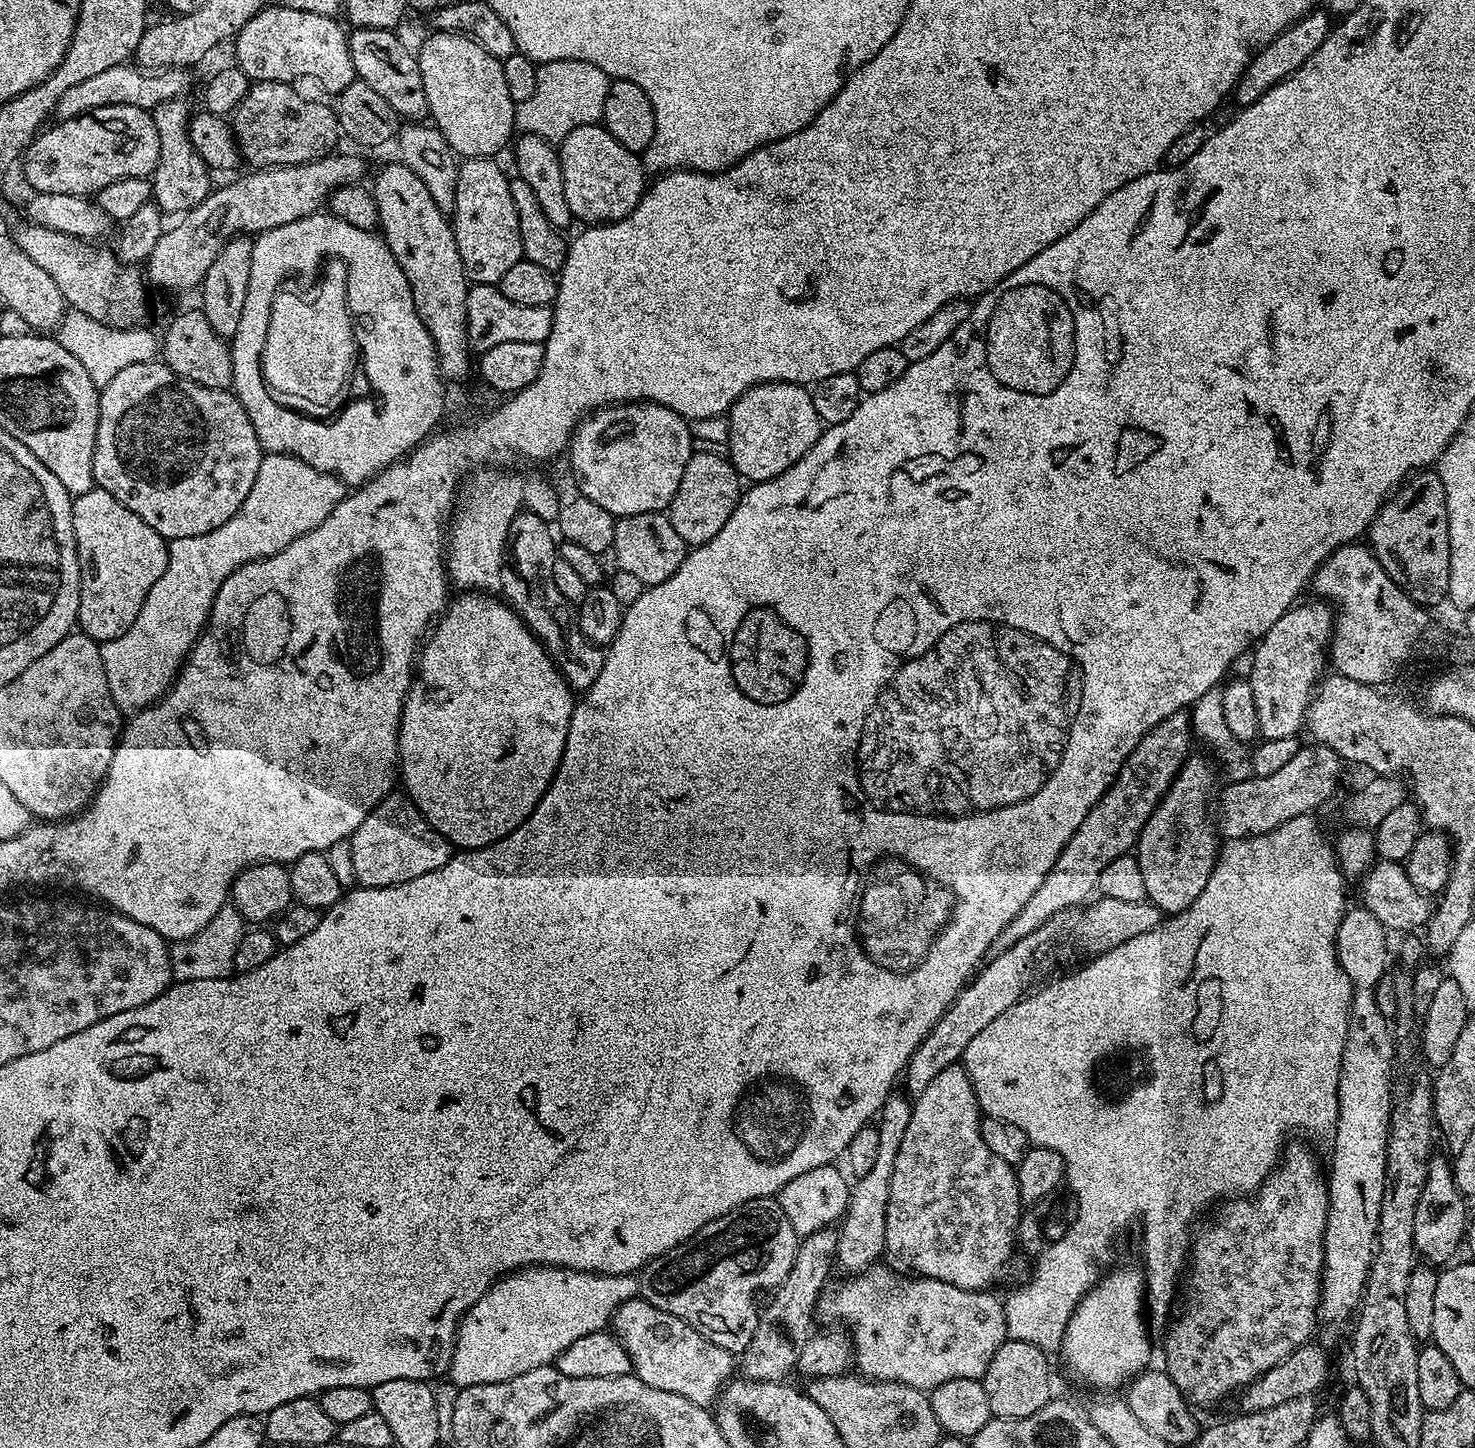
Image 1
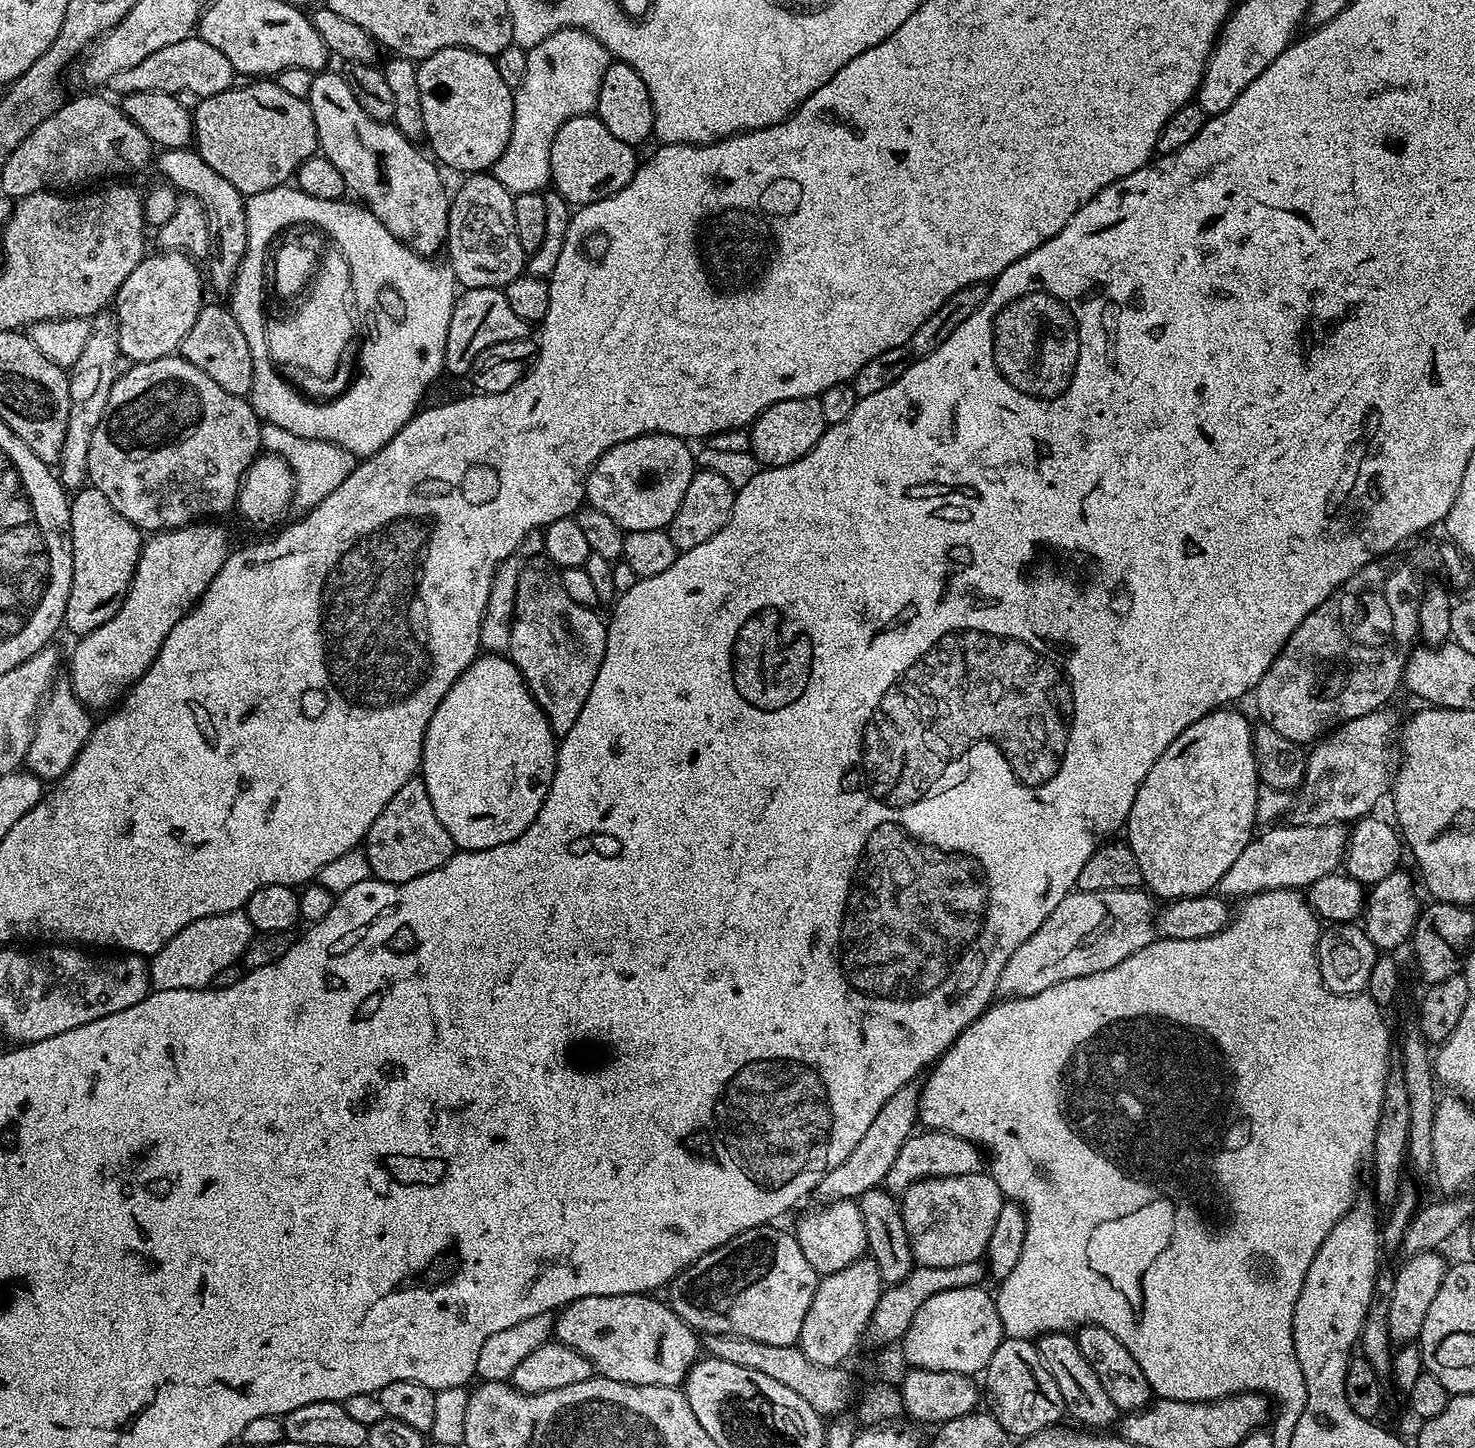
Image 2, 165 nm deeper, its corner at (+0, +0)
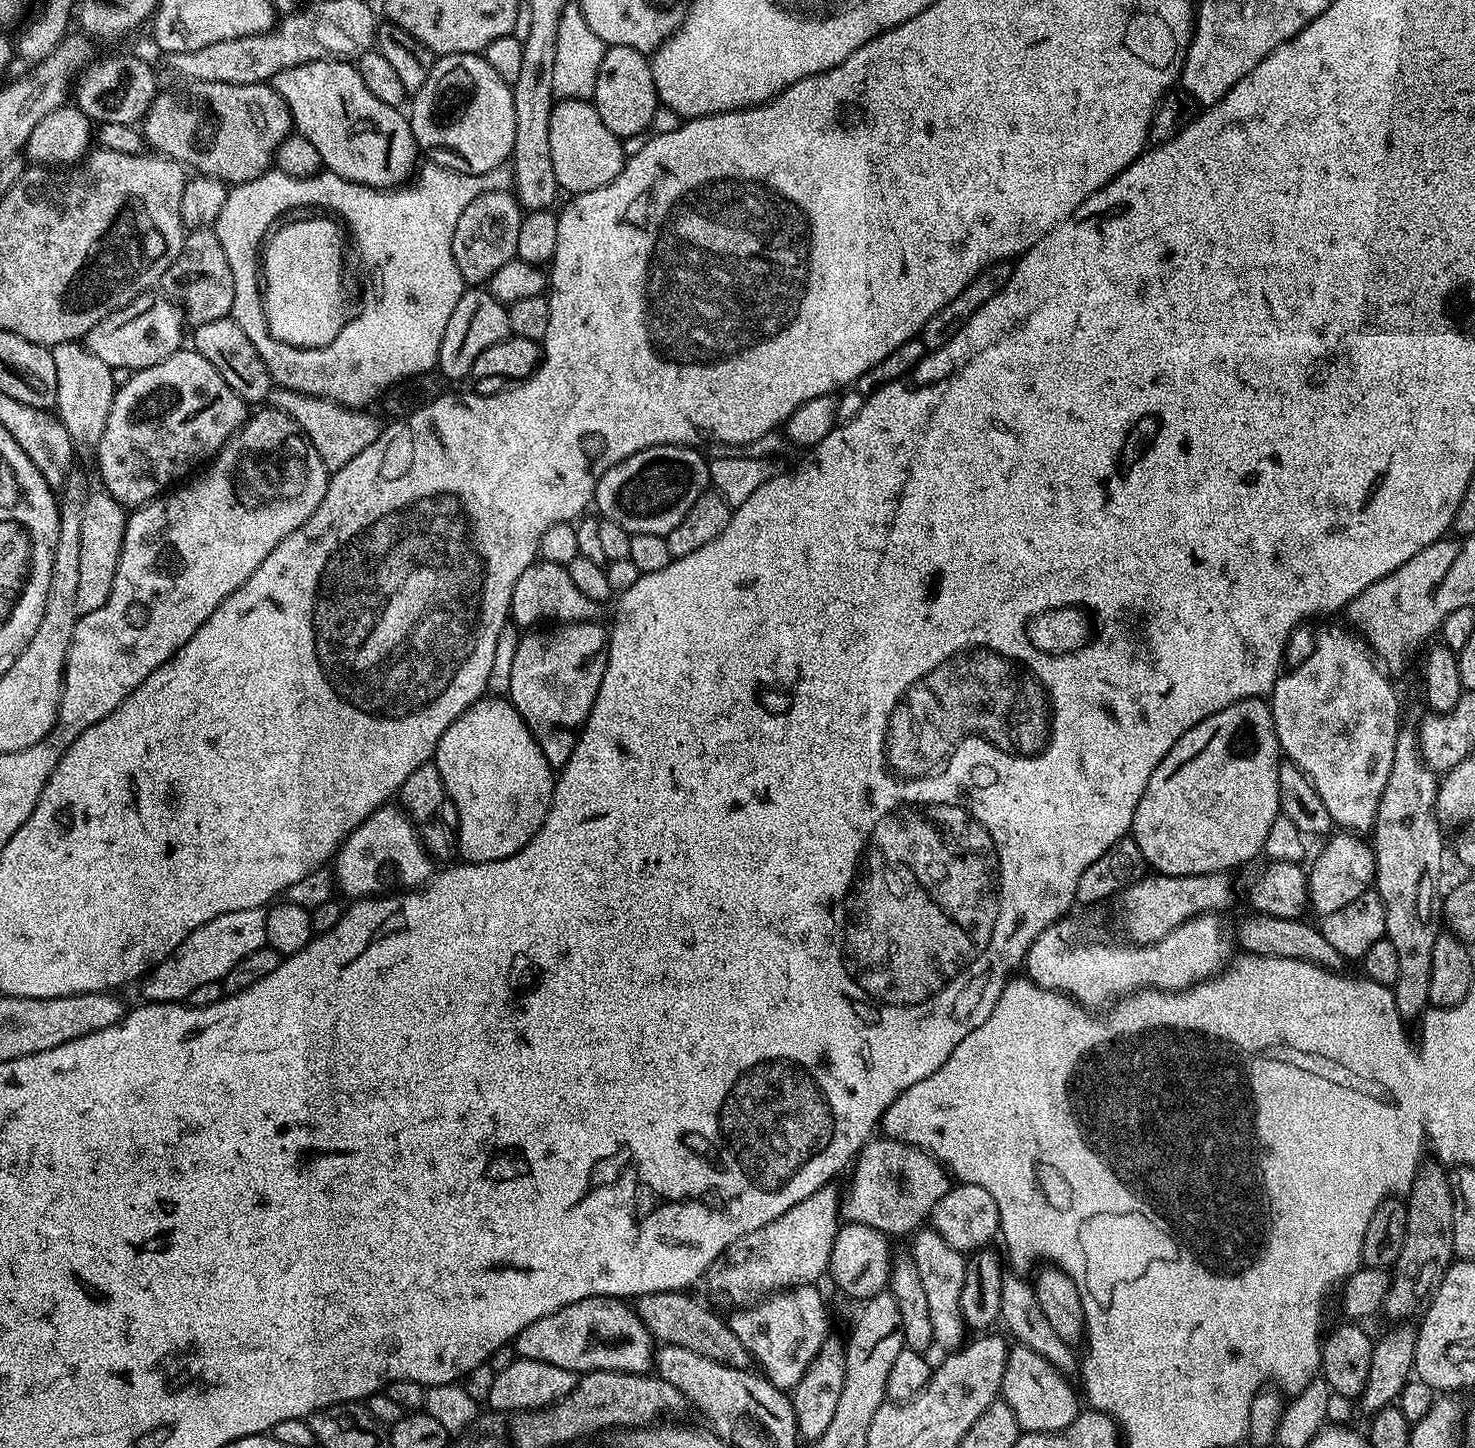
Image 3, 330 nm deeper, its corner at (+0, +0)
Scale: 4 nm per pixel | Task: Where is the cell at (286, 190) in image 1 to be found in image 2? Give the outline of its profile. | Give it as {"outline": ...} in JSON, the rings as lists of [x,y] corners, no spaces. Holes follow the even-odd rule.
{"outline":[[[160,250],[157,253],[157,256],[145,255],[144,261],[130,270],[130,278],[116,292],[114,315],[120,323],[120,354],[128,362],[173,355],[206,303],[206,284],[201,269],[200,272],[196,269],[197,261],[182,252]]]}

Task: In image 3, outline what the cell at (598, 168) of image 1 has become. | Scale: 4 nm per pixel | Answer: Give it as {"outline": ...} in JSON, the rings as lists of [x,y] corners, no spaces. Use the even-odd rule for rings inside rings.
{"outline":[[[564,98],[553,103],[550,114],[550,159],[554,162],[554,178],[561,189],[568,194],[579,194],[614,182],[624,169],[626,157],[621,137],[606,130],[606,122],[598,118],[595,104]]]}

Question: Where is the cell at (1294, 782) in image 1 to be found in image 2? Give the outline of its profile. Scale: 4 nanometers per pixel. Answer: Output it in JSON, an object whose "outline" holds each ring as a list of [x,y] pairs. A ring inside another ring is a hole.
{"outline":[[[1388,711],[1345,720],[1324,738],[1329,740],[1321,739],[1311,749],[1313,752],[1307,753],[1304,780],[1298,789],[1298,808],[1304,811],[1305,821],[1314,824],[1355,822],[1369,815],[1375,809],[1372,807],[1383,796],[1385,799],[1389,795],[1394,779],[1394,741],[1398,736],[1398,720],[1396,724],[1395,714]]]}

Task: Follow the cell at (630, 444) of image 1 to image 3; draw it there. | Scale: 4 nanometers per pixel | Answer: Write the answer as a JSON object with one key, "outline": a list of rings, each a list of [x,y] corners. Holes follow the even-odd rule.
{"outline":[[[650,446],[618,462],[618,466],[610,466],[610,470],[602,474],[594,497],[595,511],[603,519],[618,522],[618,526],[633,534],[667,536],[686,514],[690,514],[690,506],[698,502],[700,495],[709,491],[708,466],[709,461],[699,447]]]}

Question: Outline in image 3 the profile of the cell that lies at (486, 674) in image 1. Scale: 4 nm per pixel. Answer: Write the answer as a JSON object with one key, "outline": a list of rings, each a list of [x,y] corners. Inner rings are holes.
{"outline":[[[493,695],[475,700],[461,716],[454,722],[450,722],[446,734],[442,734],[442,738],[436,747],[434,762],[438,766],[438,774],[442,774],[442,782],[444,783],[444,791],[447,799],[450,801],[451,807],[452,804],[456,807],[457,816],[454,816],[454,824],[456,820],[457,826],[460,827],[460,836],[458,835],[458,852],[467,863],[485,864],[486,862],[510,858],[518,850],[525,848],[530,842],[530,838],[534,838],[534,834],[538,834],[538,830],[546,822],[546,814],[552,805],[552,791],[556,785],[554,770],[546,762],[546,758],[542,754],[538,742],[530,734],[526,722],[520,717],[518,710],[512,705],[511,700]]]}

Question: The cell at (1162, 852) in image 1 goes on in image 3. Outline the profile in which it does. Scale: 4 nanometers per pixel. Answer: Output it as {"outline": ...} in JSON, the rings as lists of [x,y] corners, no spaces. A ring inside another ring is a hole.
{"outline":[[[1267,699],[1239,700],[1218,710],[1218,714],[1198,722],[1198,726],[1186,730],[1186,734],[1182,734],[1182,738],[1178,738],[1178,742],[1174,742],[1170,754],[1166,754],[1166,758],[1162,758],[1162,762],[1158,762],[1154,774],[1150,774],[1150,782],[1146,782],[1146,790],[1134,810],[1130,835],[1138,842],[1138,850],[1142,850],[1142,858],[1148,864],[1149,869],[1162,876],[1205,876],[1211,872],[1228,872],[1233,870],[1232,868],[1240,868],[1243,864],[1250,863],[1256,855],[1259,857],[1264,850],[1266,834],[1270,834],[1270,826],[1274,826],[1276,817],[1281,815],[1280,799],[1278,798],[1278,770],[1281,763],[1280,743],[1276,737],[1272,709]]]}

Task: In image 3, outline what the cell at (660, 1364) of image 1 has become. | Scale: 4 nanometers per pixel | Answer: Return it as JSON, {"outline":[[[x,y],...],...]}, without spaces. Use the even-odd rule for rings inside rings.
{"outline":[[[595,1296],[582,1298],[582,1302],[574,1302],[570,1306],[562,1306],[562,1310],[554,1310],[554,1314],[546,1314],[546,1318],[538,1318],[526,1330],[516,1335],[514,1352],[519,1359],[550,1362],[550,1366],[562,1366],[562,1370],[570,1370],[577,1374],[610,1370],[611,1372],[651,1373],[654,1368],[654,1341],[646,1326],[638,1318],[635,1307],[628,1308],[623,1299],[615,1296]]]}

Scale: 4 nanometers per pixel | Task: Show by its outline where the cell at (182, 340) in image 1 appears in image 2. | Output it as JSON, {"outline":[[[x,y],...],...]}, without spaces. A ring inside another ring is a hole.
{"outline":[[[205,303],[198,318],[194,318],[194,326],[190,326],[186,338],[182,338],[178,352],[186,362],[190,362],[190,366],[198,366],[198,370],[202,370],[206,378],[214,378],[214,382],[218,382],[222,390],[242,397],[251,393],[256,373],[254,362],[246,334],[242,334],[242,326],[238,326],[231,307]]]}

